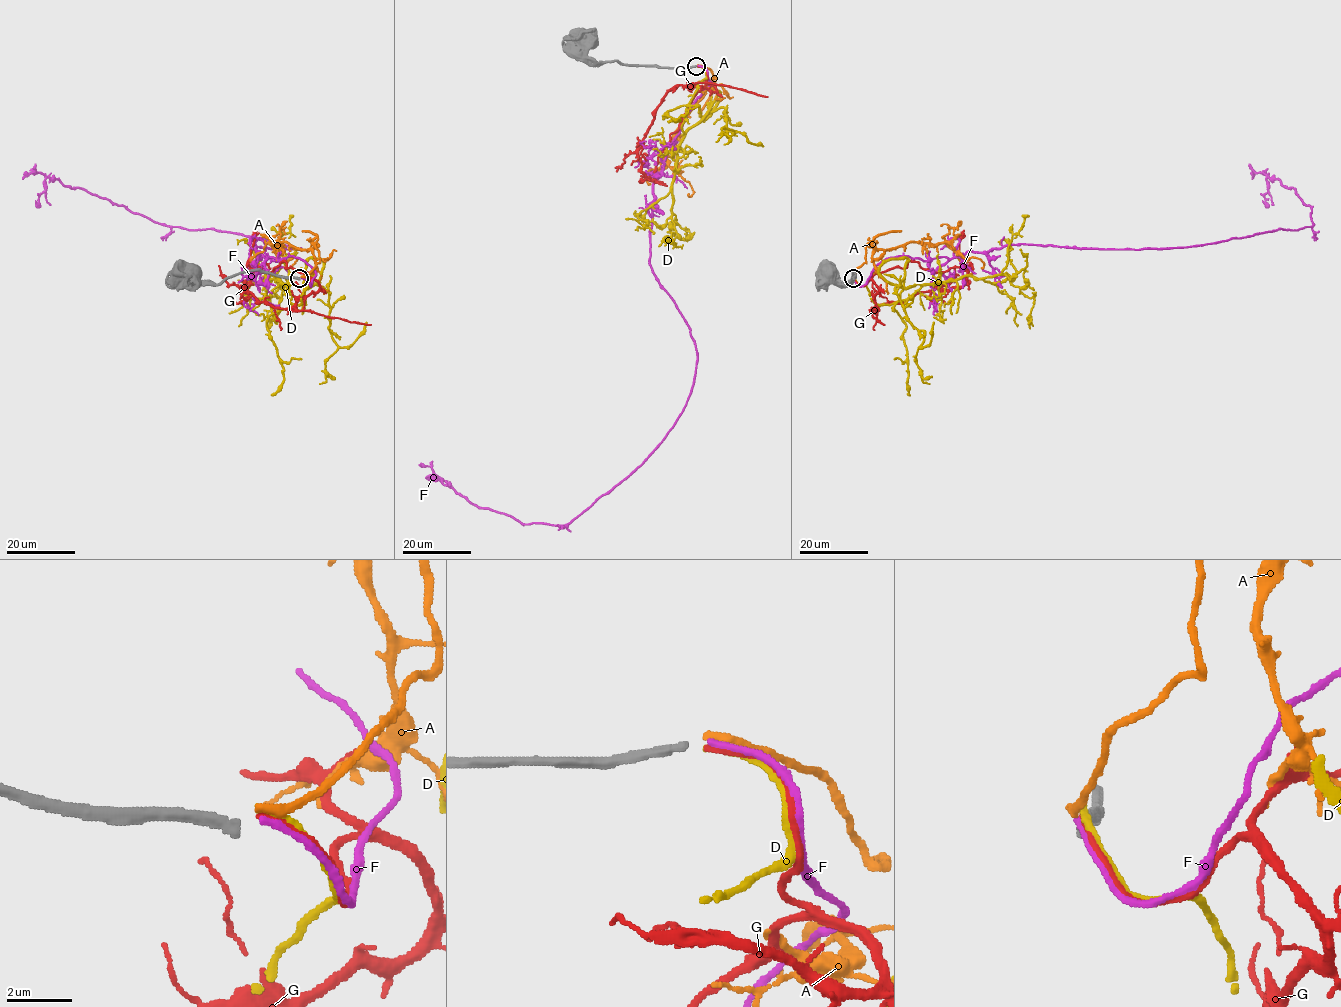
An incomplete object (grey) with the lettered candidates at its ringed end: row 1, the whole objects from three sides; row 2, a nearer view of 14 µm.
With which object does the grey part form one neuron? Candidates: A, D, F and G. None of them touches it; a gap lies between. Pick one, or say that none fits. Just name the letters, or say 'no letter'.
no letter

